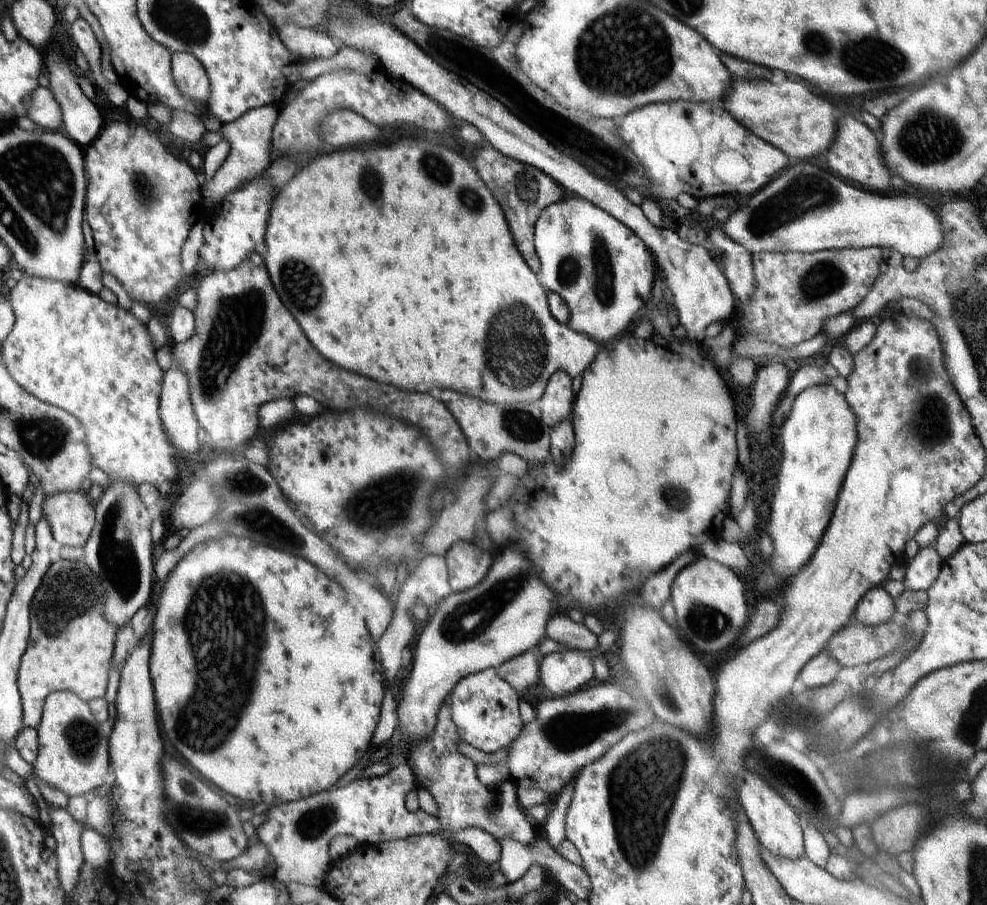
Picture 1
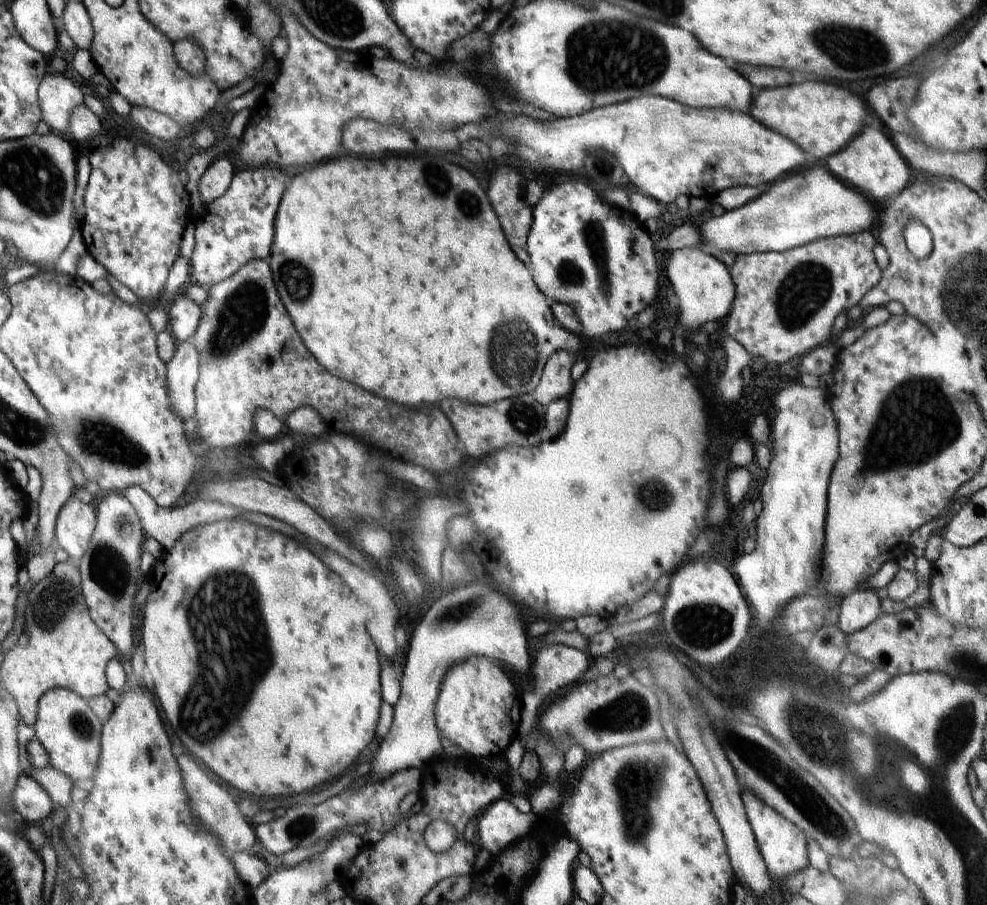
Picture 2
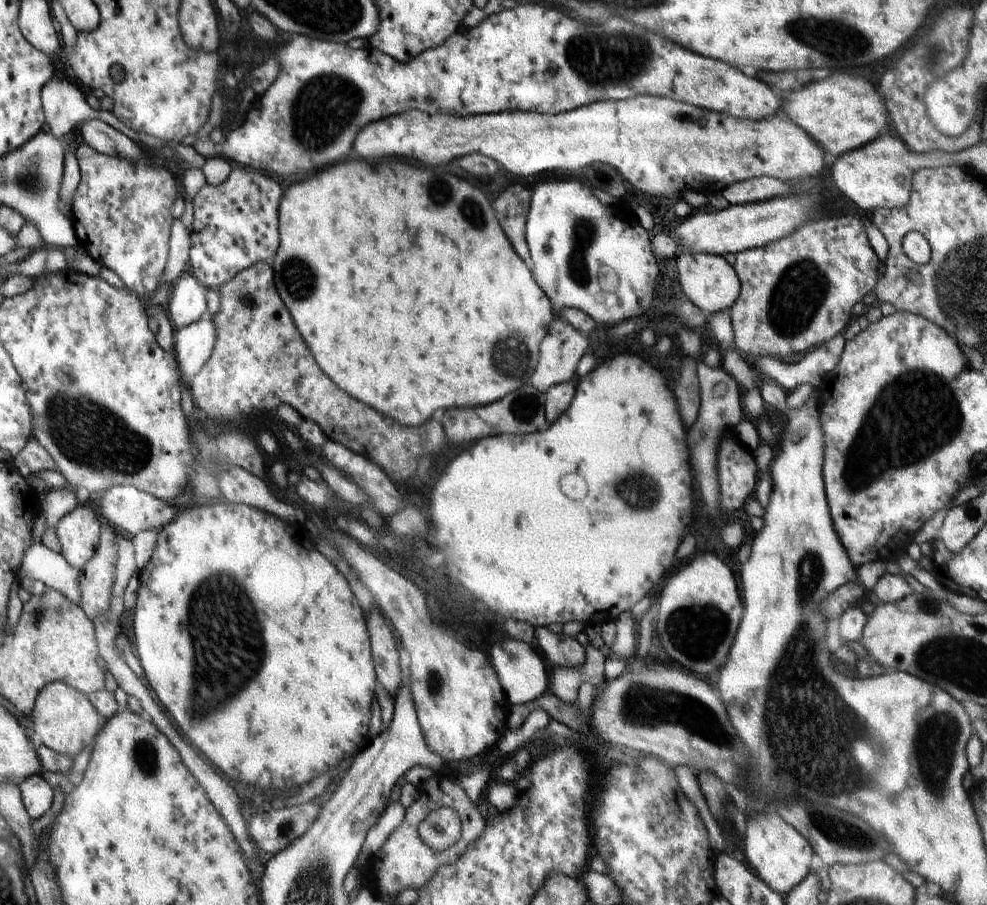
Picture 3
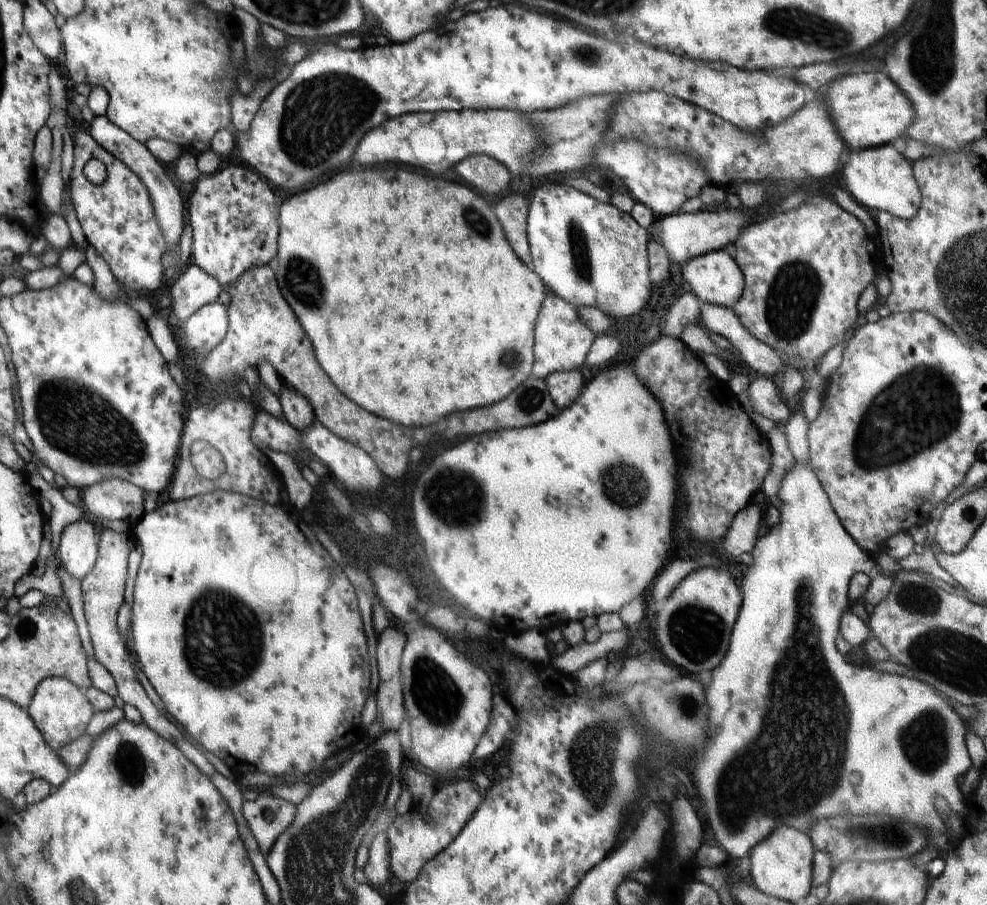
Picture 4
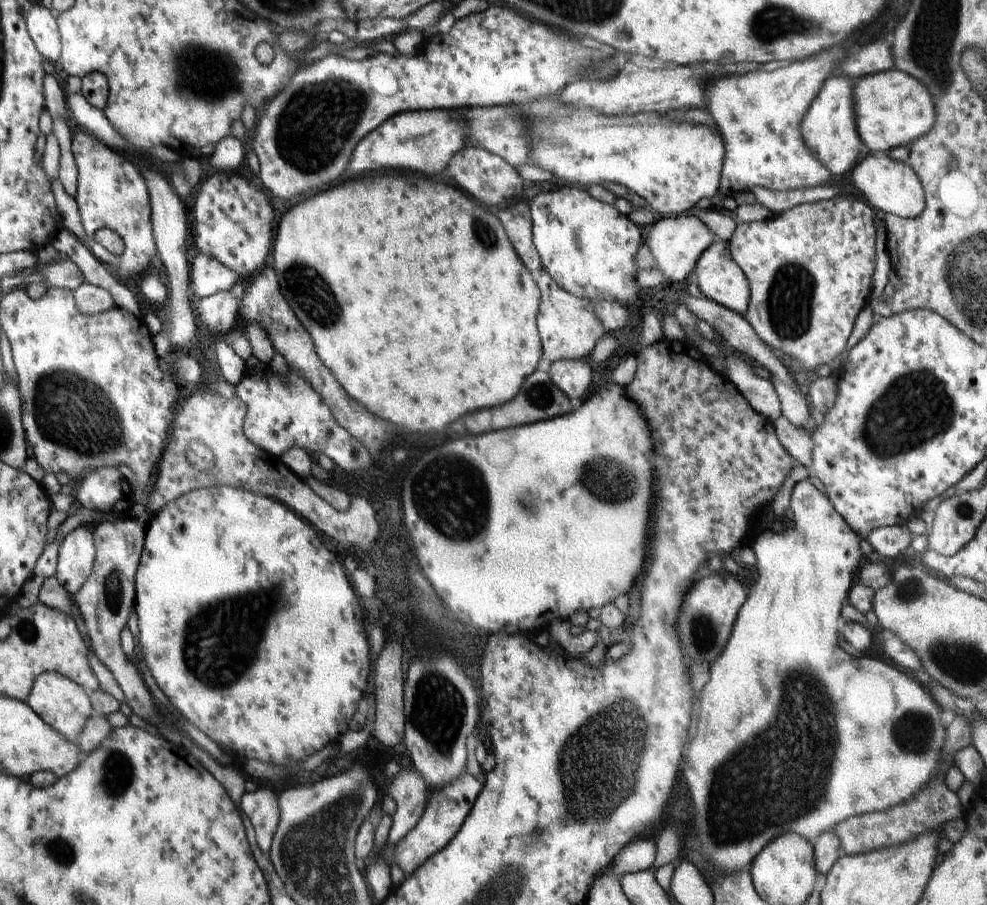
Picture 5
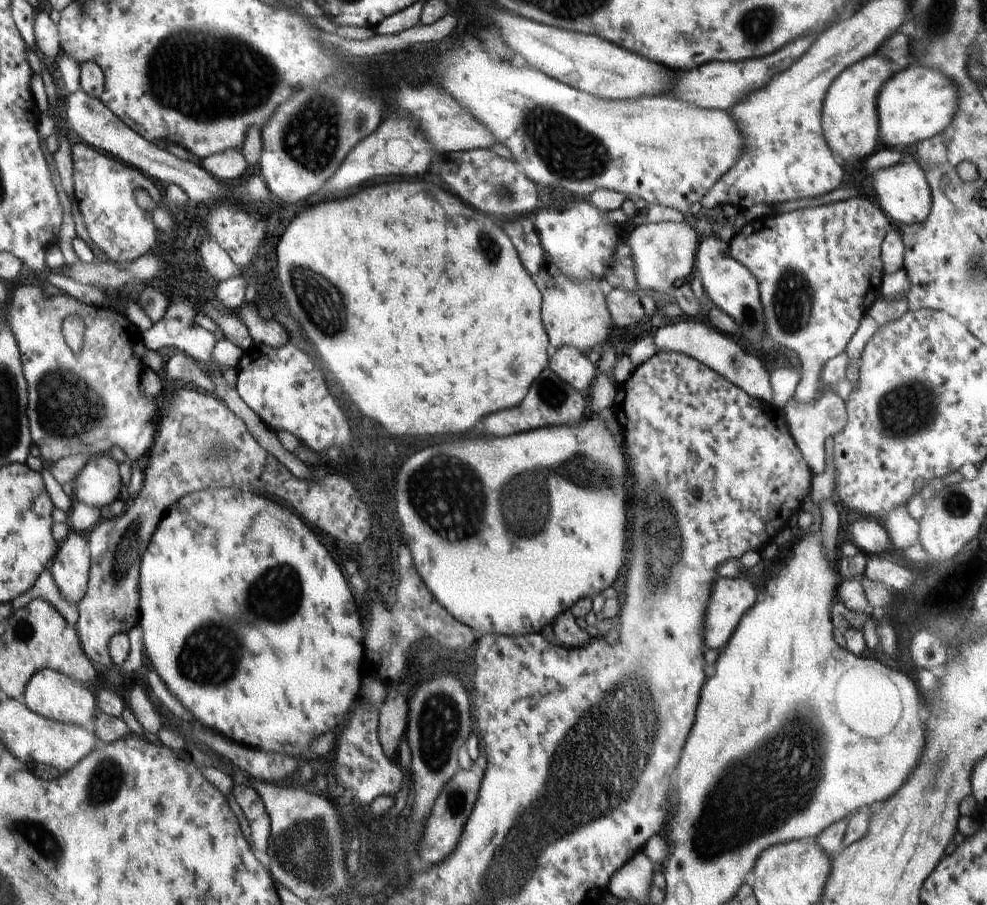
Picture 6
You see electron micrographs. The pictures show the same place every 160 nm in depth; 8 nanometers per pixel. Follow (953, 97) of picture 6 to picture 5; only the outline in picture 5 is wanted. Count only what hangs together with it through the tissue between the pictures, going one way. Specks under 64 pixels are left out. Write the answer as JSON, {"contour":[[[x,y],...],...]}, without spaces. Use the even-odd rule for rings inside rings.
{"contour":[[[896,69],[864,75],[854,80],[853,109],[855,110],[855,123],[858,136],[865,146],[865,153],[887,154],[893,148],[910,145],[915,138],[926,134],[935,121],[935,106],[928,89],[918,79],[912,78],[905,72]]]}

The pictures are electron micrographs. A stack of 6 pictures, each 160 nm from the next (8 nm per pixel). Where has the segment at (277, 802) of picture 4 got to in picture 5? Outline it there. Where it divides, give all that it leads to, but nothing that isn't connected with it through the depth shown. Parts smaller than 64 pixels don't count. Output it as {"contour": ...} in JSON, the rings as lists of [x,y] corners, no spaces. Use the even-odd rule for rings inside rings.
{"contour":[[[245,792],[240,800],[240,809],[250,818],[258,846],[268,857],[280,820],[276,792]]]}

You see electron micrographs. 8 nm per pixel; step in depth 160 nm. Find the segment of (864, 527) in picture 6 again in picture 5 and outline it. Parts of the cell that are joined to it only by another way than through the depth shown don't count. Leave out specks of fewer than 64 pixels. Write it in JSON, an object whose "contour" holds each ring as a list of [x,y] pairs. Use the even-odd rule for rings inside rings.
{"contour":[[[895,524],[869,532],[867,541],[879,556],[894,558],[911,546],[913,535],[906,524]]]}

